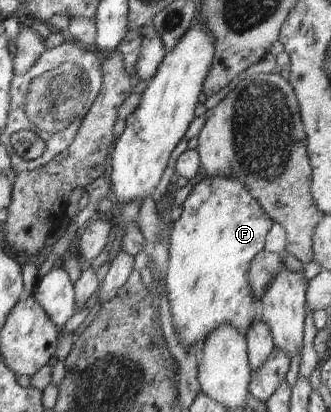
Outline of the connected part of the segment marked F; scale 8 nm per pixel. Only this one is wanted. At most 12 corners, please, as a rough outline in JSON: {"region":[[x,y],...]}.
{"region":[[206,175],[170,231],[180,342],[248,329],[246,275],[272,221],[238,179]]}

